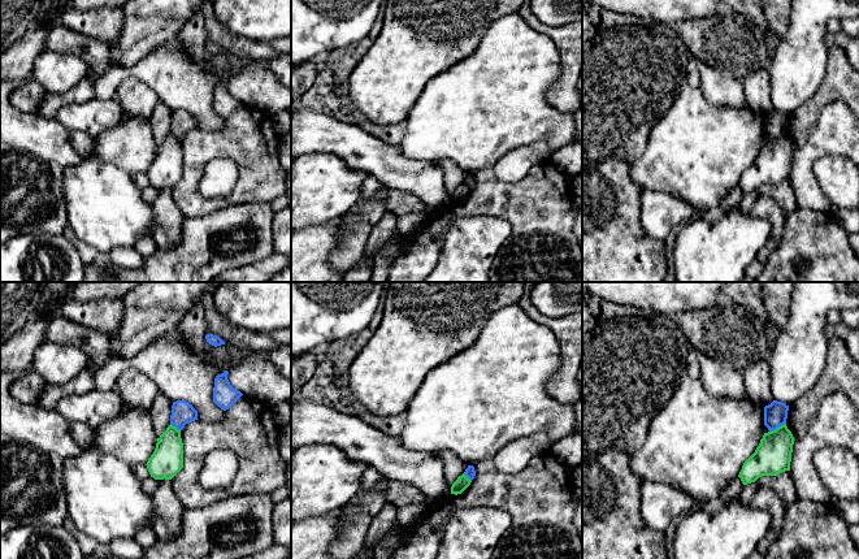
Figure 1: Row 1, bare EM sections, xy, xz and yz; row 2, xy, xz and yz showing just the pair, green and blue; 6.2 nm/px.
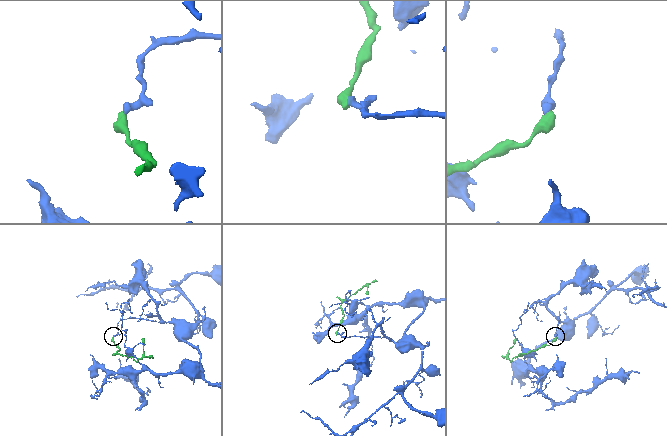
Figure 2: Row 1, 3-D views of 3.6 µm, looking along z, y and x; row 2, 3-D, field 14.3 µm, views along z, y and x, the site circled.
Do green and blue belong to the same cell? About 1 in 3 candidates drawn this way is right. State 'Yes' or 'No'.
No

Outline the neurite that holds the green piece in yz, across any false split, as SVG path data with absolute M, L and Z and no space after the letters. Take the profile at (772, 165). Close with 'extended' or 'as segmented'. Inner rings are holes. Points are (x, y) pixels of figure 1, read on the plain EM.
M786 133L764 142L755 161L743 172L738 183L743 194L762 185L777 185L790 179L794 146Z; as segmented

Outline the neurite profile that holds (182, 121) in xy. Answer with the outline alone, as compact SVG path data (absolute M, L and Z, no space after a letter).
M186 109L173 110L170 133L182 139L186 133L198 129L198 120Z

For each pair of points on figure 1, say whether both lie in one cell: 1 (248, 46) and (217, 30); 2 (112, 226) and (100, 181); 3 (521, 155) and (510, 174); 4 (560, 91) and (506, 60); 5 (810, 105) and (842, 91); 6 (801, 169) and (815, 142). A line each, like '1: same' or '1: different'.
1: same
2: same
3: same
4: different
5: same
6: same

